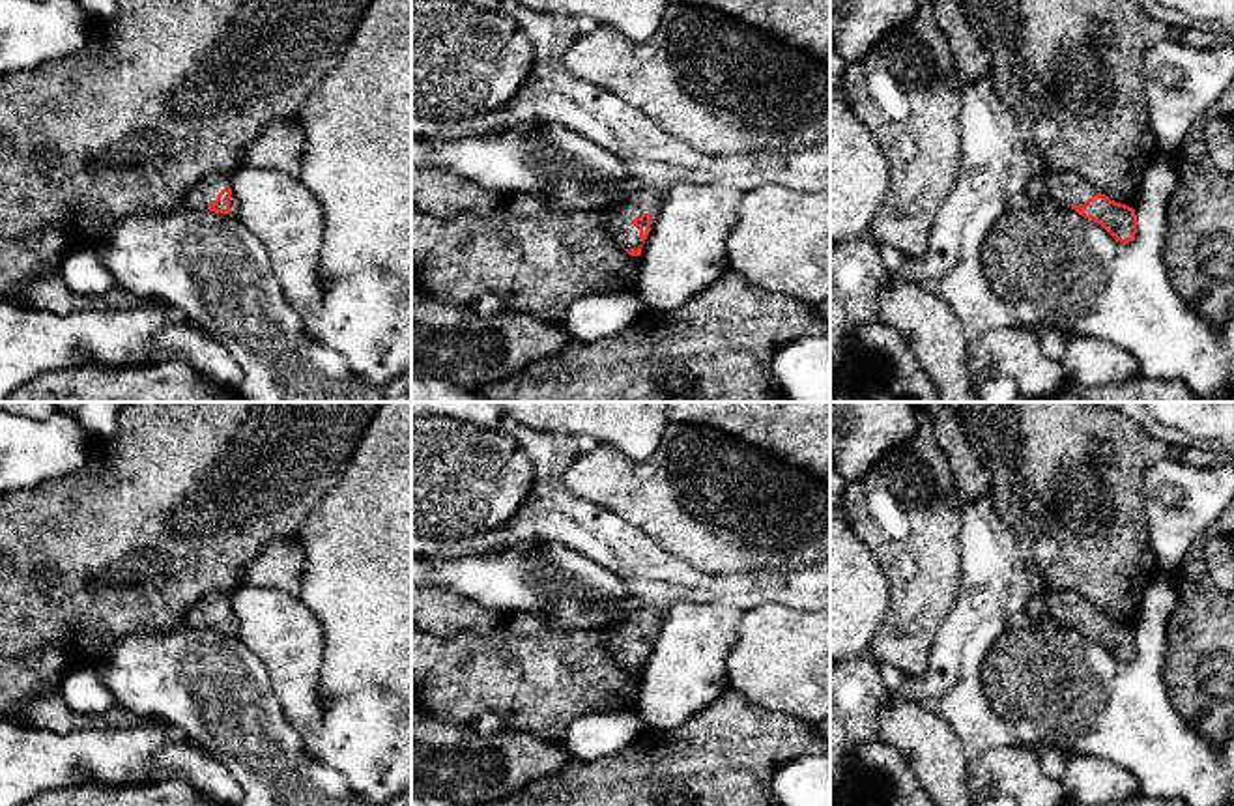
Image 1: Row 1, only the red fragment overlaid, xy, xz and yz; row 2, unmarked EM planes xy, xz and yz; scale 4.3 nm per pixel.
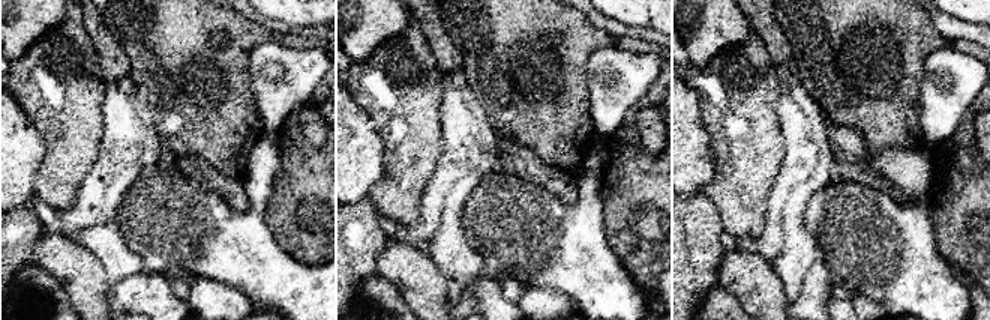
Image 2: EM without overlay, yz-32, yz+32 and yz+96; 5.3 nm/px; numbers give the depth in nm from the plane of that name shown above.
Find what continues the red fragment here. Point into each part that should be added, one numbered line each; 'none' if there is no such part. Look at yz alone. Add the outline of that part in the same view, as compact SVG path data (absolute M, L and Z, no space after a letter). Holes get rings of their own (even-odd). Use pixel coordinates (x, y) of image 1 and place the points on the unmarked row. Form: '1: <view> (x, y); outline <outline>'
1: yz (1064, 606); outline M1036 587L1034 608L1068 628L1073 623L1084 625L1088 617L1098 613L1098 610L1086 604L1079 595L1049 587Z

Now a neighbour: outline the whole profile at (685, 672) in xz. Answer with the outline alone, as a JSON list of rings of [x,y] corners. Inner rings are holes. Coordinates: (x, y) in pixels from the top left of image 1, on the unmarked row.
[[[682,600],[662,610],[658,634],[639,673],[636,711],[647,727],[677,727],[729,688],[725,658],[740,613],[720,602]]]

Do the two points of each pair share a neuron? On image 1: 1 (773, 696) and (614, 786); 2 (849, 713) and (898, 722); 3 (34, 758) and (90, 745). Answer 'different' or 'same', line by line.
1: different
2: different
3: same

